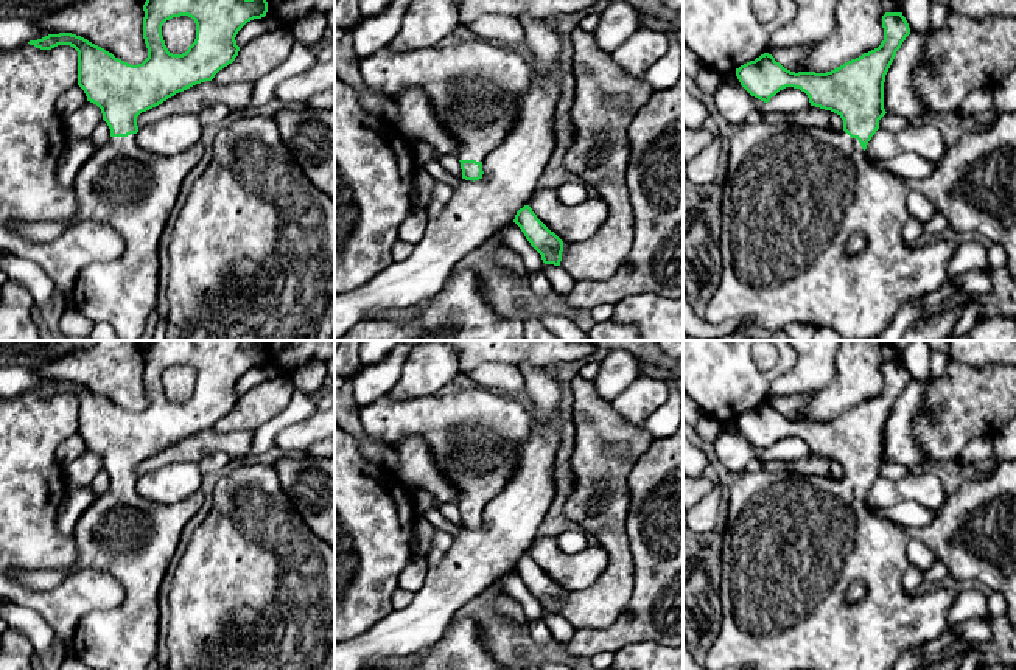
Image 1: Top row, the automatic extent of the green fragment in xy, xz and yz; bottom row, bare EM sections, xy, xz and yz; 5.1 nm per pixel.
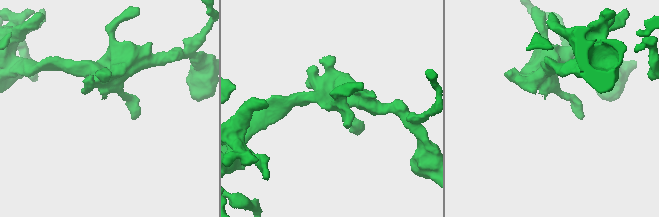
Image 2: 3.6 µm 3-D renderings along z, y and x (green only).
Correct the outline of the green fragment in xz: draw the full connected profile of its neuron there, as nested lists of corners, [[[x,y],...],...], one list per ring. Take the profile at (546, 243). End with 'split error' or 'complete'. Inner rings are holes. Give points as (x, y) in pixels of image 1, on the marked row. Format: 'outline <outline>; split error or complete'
outline [[[529,205],[517,211],[513,222],[541,255],[545,264],[560,266],[563,241],[537,218]]]; complete

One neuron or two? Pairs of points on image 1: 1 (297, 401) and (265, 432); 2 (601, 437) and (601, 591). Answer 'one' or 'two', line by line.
1: one
2: one

